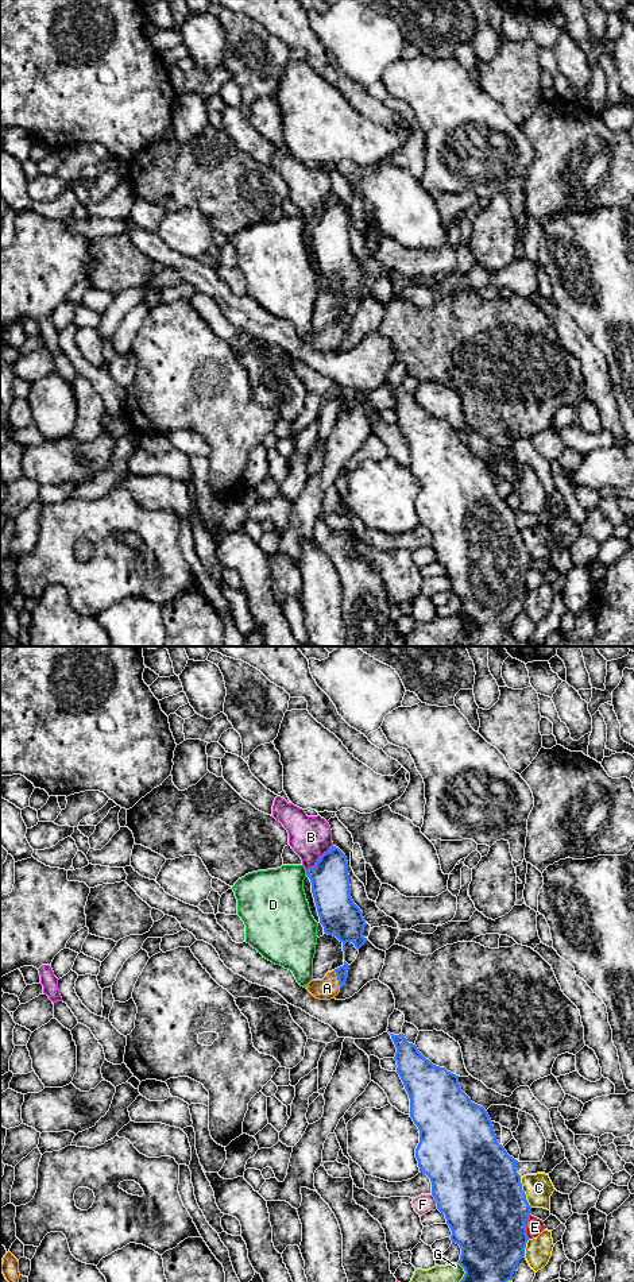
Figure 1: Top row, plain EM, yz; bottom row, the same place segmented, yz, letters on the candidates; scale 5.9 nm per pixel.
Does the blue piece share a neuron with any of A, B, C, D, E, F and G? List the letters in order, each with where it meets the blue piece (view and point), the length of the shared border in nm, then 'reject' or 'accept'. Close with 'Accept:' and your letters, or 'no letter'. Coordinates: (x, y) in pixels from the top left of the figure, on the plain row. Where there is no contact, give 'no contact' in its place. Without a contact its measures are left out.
A: contact yz (337, 331); length 120 nm; accept
B: contact yz (320, 211); length 220 nm; reject
C: contact yz (524, 544); length 200 nm; reject
D: contact yz (306, 226); length 30 nm; reject
E: contact yz (525, 579); length 140 nm; reject
F: contact yz (436, 552); length 100 nm; reject
G: contact yz (463, 630); length 190 nm; reject
Accept: A

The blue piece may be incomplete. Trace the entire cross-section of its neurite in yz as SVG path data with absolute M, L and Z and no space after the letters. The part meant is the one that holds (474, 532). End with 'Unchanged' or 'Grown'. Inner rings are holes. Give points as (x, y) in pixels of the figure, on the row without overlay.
M390 386L397 399L394 412L410 451L410 470L420 482L420 495L415 501L420 524L426 526L432 534L432 548L437 553L437 561L445 567L452 587L452 595L461 601L457 614L465 623L457 636L459 646L498 646L507 633L511 633L515 619L525 609L526 575L531 559L522 542L521 528L517 525L518 513L507 506L498 495L492 474L487 463L472 455L461 443L459 428L445 420L433 417L417 401L409 395L403 386Z. Unchanged

